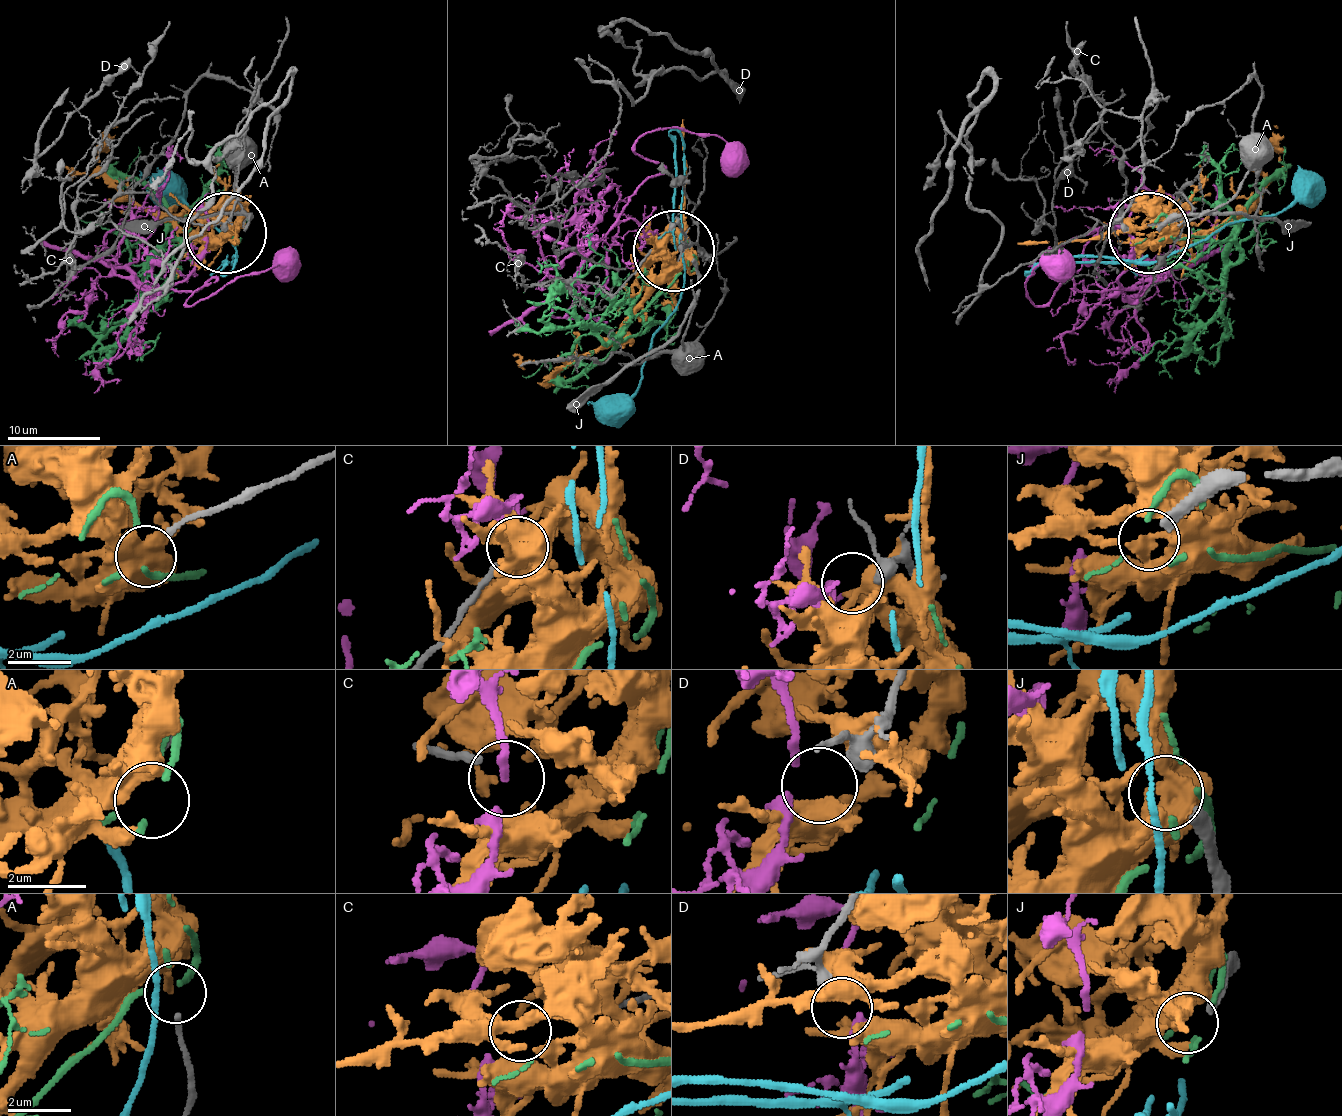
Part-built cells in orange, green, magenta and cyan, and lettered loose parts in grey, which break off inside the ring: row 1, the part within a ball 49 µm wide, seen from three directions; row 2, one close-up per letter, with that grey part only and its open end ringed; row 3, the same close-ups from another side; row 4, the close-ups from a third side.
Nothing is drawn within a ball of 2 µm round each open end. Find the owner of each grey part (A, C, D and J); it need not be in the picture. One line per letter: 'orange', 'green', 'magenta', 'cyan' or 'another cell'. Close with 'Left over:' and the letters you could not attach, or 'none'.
A: green
C: another cell
D: another cell
J: orange
Left over: C, D

